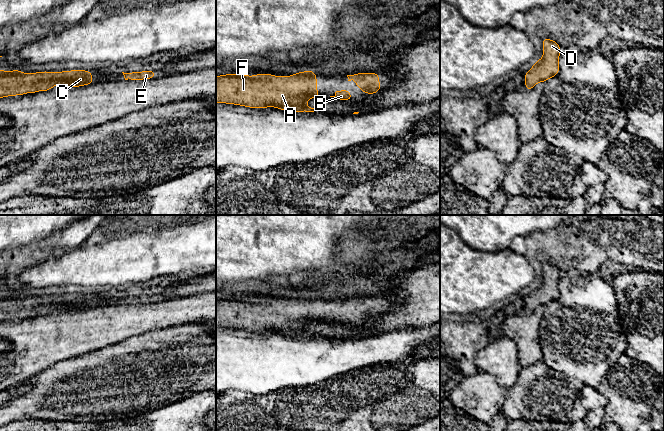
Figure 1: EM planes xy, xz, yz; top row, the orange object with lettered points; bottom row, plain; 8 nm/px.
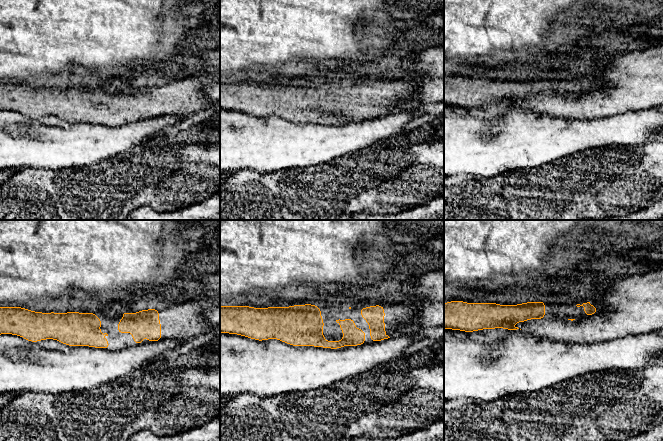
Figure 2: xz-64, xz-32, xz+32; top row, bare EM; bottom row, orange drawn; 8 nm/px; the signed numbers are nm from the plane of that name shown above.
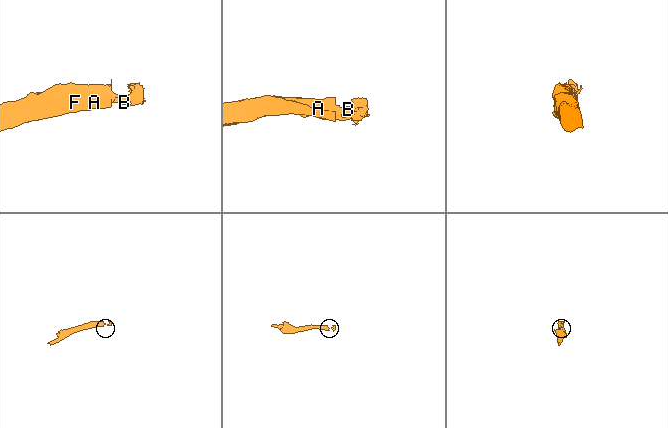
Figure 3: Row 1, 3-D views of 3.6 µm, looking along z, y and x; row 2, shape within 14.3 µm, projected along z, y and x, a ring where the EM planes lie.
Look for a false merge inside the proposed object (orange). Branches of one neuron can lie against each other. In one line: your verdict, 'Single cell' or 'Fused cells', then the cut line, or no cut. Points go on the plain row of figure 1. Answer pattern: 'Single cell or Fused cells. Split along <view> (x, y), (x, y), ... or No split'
Single cell. No split

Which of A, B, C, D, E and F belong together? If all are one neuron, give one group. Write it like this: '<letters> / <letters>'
A B C D E F

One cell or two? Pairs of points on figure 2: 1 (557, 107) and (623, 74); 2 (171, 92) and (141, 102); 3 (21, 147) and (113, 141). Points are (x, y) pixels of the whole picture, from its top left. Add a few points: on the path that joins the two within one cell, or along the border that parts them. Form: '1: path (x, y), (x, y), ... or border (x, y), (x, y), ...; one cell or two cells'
1: path (576, 107), (603, 102), (613, 93); one cell
2: path (164, 99), (148, 102); one cell
3: path (44, 144), (90, 143); one cell

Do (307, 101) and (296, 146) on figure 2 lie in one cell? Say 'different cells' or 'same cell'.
different cells

